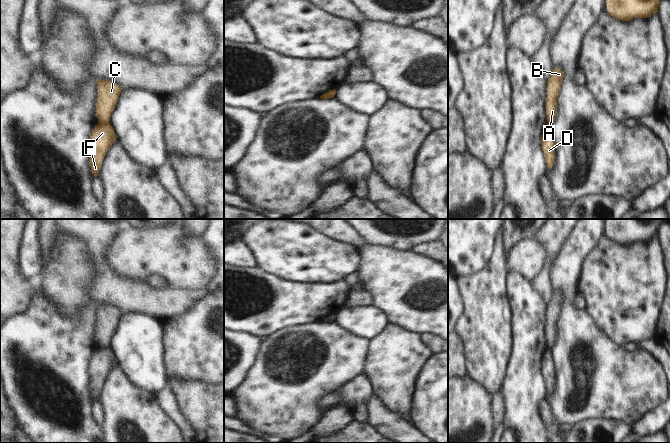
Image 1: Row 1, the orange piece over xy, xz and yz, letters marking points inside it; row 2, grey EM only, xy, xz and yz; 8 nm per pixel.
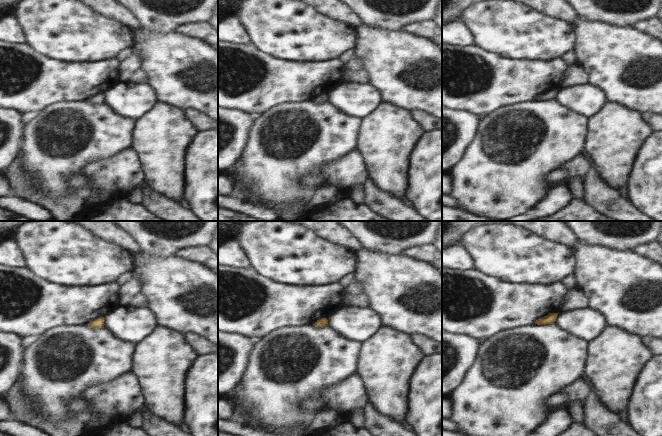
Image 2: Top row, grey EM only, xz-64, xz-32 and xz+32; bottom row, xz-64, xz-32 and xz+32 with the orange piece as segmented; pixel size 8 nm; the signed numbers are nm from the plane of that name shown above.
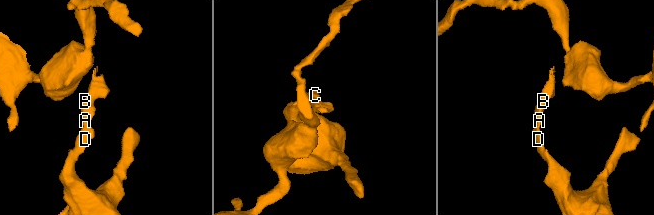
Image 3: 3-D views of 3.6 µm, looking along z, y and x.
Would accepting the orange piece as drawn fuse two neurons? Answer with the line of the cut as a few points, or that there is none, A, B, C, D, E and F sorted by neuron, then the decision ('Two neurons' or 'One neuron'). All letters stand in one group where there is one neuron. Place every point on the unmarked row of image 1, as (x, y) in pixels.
Split along xy (108, 346), (98, 348). Groups: A B C / D E F. Two neurons.

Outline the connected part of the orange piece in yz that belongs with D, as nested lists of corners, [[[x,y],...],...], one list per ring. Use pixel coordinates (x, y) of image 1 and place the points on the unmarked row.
[[[546,349],[541,361],[541,372],[545,379],[547,391],[551,392],[555,383],[555,366],[552,349]]]

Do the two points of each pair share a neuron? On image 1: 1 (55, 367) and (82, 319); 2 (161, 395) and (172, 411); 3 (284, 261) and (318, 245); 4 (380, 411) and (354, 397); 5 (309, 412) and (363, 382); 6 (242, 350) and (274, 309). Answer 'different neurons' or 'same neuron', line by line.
1: same neuron
2: same neuron
3: same neuron
4: different neurons
5: different neurons
6: different neurons

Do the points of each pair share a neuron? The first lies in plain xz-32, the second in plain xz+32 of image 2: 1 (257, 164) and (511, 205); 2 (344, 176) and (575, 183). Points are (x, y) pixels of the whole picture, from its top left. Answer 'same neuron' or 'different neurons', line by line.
1: same neuron
2: different neurons

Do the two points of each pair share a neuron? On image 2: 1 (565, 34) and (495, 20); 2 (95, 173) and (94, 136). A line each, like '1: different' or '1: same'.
1: same
2: different

